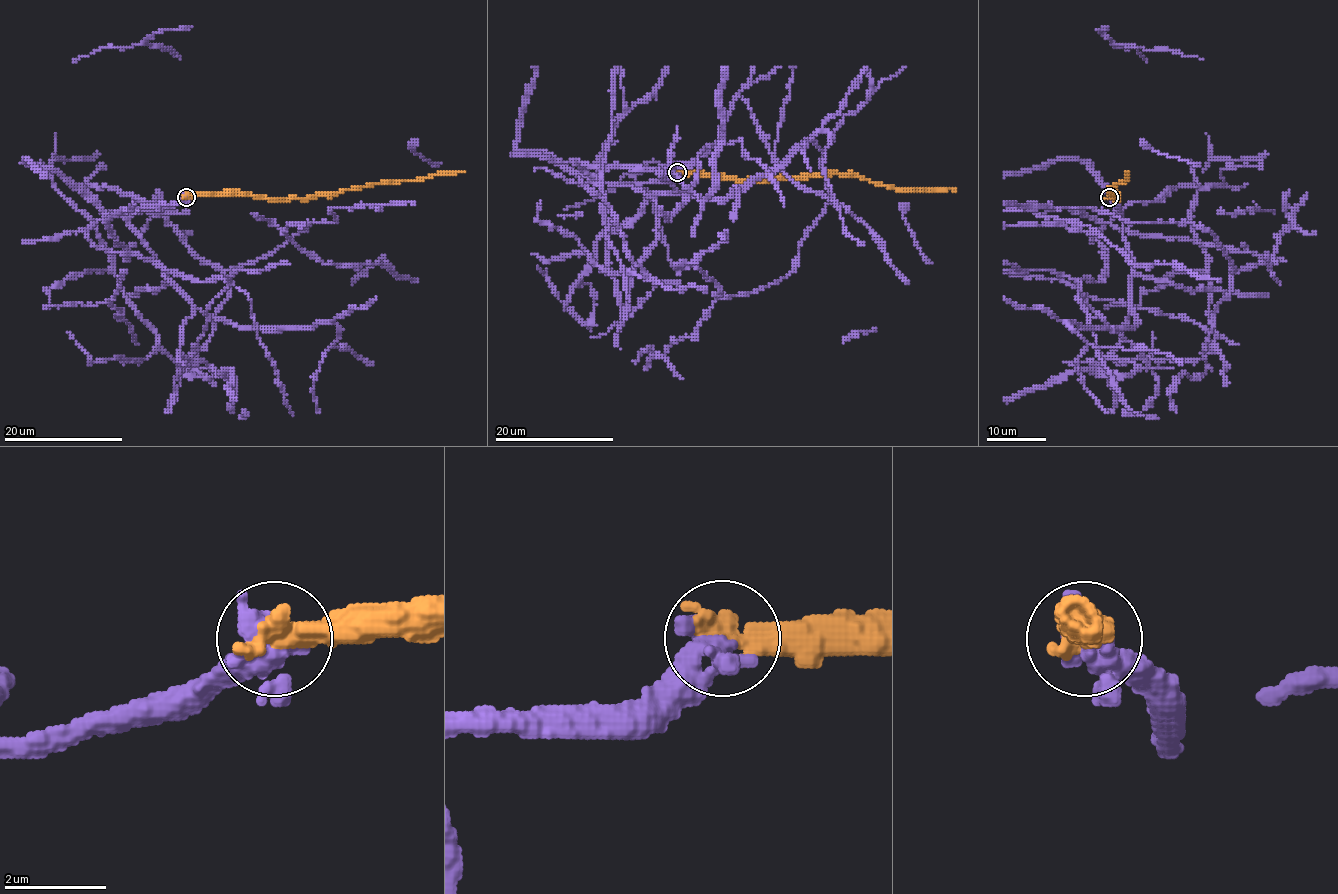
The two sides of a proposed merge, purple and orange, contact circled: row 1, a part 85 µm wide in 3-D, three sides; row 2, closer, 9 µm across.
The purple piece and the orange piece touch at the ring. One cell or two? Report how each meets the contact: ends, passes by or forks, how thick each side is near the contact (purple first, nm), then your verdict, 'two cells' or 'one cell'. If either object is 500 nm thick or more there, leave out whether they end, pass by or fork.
480 nm thick on the purple side, 600 nm on the other; one cell

